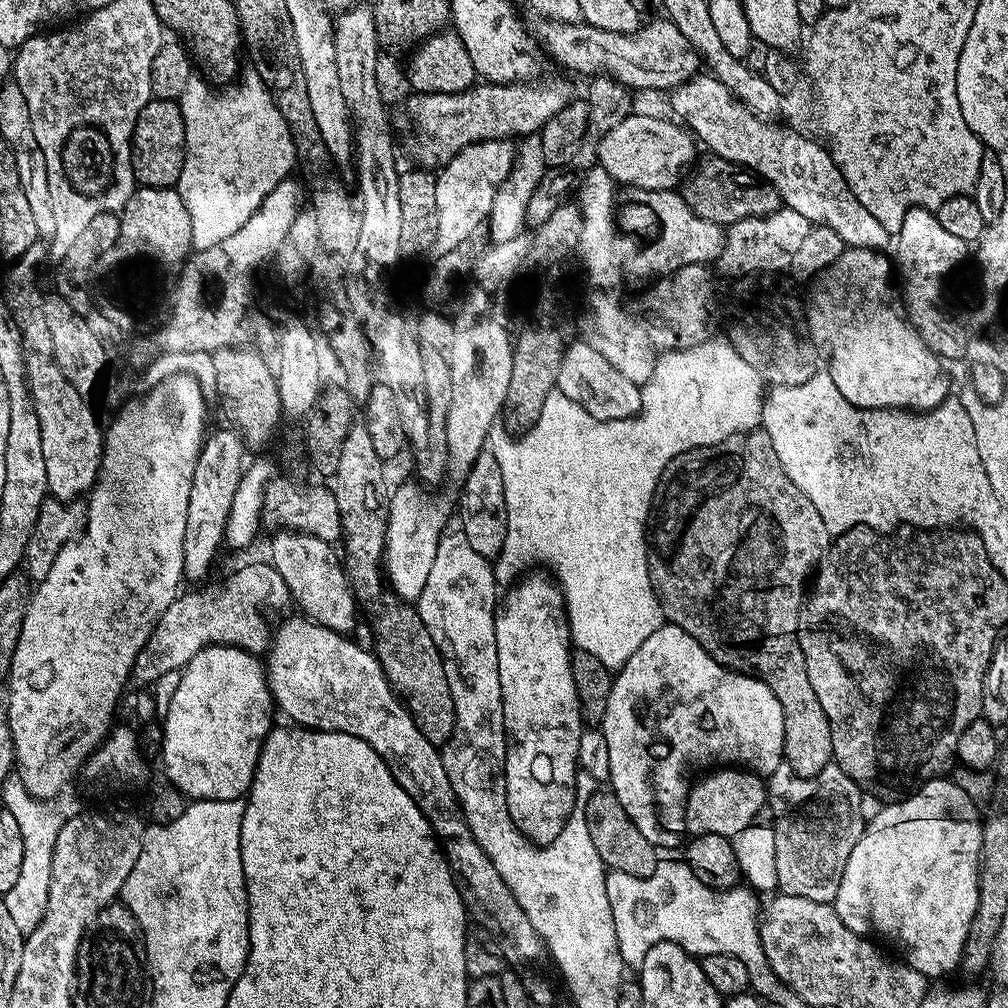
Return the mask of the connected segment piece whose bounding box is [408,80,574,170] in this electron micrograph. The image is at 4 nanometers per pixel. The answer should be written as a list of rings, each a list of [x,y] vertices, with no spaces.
[[[556,80],[553,84],[540,84],[541,82],[521,82],[518,84],[490,84],[477,83],[458,94],[430,94],[421,92],[409,95],[408,120],[413,124],[412,128],[417,132],[412,140],[412,152],[416,155],[415,162],[425,169],[435,169],[437,165],[443,166],[452,163],[466,146],[486,142],[487,140],[507,140],[516,136],[528,136],[539,133],[554,114],[573,103],[572,88],[564,80]]]

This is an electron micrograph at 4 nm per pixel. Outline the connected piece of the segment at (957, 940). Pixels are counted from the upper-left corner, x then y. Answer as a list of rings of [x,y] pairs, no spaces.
[[[941,778],[931,780],[916,789],[911,796],[904,797],[903,800],[885,803],[884,809],[878,814],[878,818],[867,821],[864,825],[864,832],[858,838],[850,858],[846,858],[846,866],[842,870],[842,882],[838,882],[838,894],[834,901],[834,907],[838,918],[850,926],[859,936],[867,937],[868,931],[872,931],[873,937],[881,936],[884,940],[889,940],[902,957],[903,963],[909,964],[918,974],[929,978],[948,978],[952,971],[961,967],[963,958],[963,948],[966,946],[966,938],[970,932],[970,924],[974,921],[975,910],[978,907],[979,896],[979,874],[980,874],[980,852],[982,850],[983,826],[982,812],[977,801],[968,796],[966,790],[959,787],[952,778]]]

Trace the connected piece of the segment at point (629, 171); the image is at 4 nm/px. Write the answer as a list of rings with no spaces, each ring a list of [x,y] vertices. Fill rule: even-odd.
[[[633,114],[619,122],[601,140],[599,167],[605,168],[620,186],[633,184],[636,188],[644,188],[645,193],[675,189],[685,179],[684,167],[693,163],[692,155],[697,145],[679,123],[669,120],[660,116]]]

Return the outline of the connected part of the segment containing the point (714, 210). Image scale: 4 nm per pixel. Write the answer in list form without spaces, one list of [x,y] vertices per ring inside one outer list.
[[[708,154],[705,157],[700,165],[695,165],[697,168],[692,181],[690,176],[682,188],[686,206],[690,206],[690,210],[694,210],[698,218],[727,226],[734,222],[742,222],[742,218],[769,216],[771,212],[777,212],[782,207],[778,190],[774,190],[774,186],[768,181],[759,179],[755,172],[749,172],[748,169],[724,160],[721,156]]]

